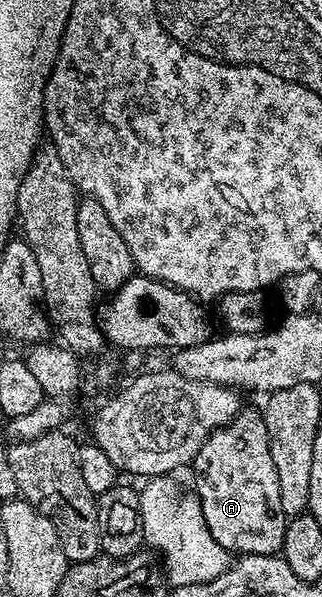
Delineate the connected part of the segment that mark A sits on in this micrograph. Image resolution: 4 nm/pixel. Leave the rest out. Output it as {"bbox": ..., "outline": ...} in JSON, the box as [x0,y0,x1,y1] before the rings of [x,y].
{"bbox":[190,408,286,557],"outline":[[[241,408],[234,420],[209,435],[193,459],[190,472],[196,476],[194,492],[200,499],[204,522],[214,543],[222,546],[229,555],[271,557],[283,550],[286,518],[278,492],[278,471],[274,471],[274,458],[270,456],[270,439],[266,435],[264,414],[259,408]]]}

